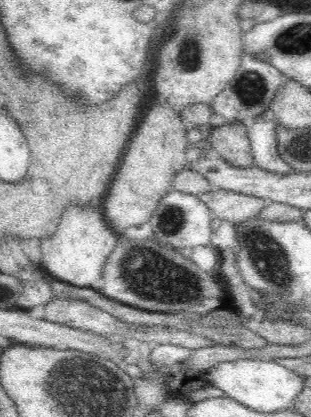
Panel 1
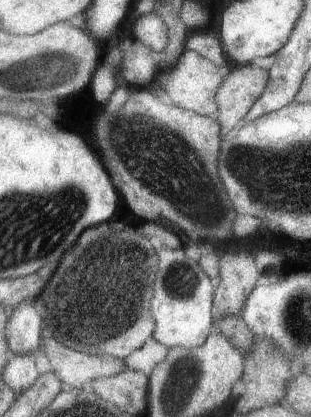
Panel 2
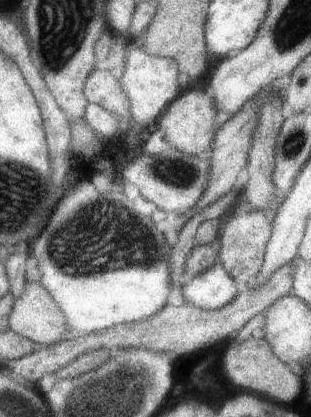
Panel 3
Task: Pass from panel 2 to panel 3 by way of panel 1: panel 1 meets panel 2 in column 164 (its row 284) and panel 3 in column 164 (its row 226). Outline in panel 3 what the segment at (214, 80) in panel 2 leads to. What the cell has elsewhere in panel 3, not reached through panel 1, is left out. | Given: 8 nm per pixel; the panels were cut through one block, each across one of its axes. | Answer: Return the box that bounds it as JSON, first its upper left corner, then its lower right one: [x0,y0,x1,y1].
[119,46,181,130]

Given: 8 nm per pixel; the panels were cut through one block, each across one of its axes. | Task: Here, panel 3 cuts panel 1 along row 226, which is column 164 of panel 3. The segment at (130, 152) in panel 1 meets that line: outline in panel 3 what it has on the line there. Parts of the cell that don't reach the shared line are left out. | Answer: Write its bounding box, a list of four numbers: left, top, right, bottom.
[153,90,219,160]

